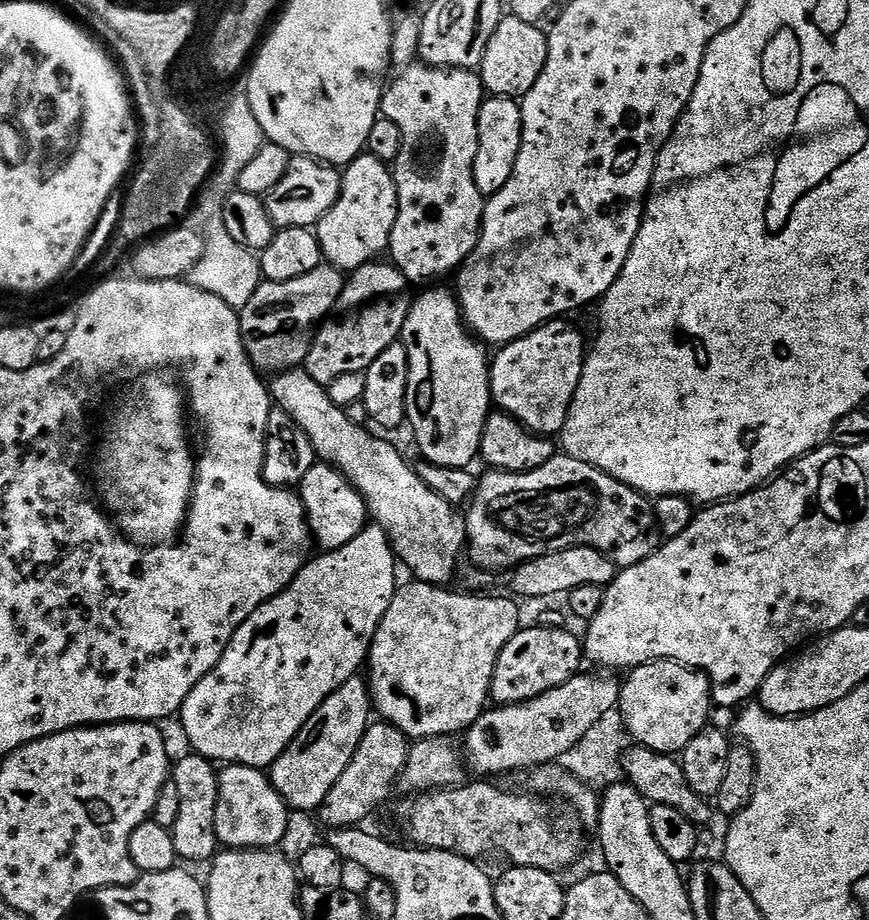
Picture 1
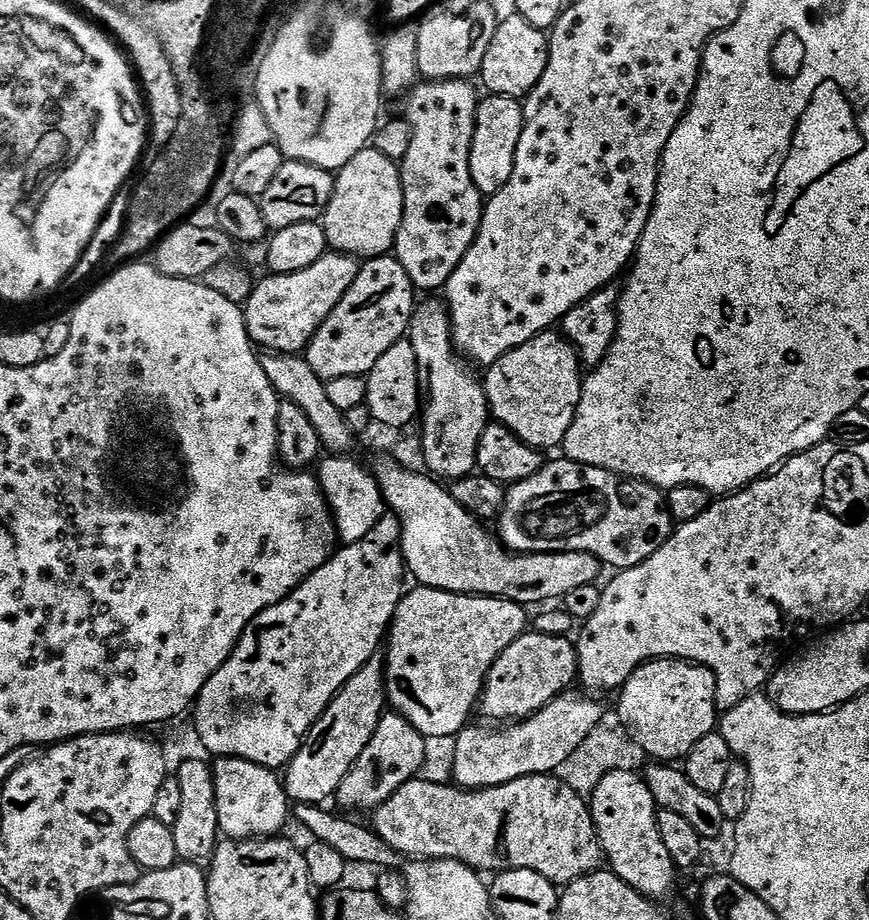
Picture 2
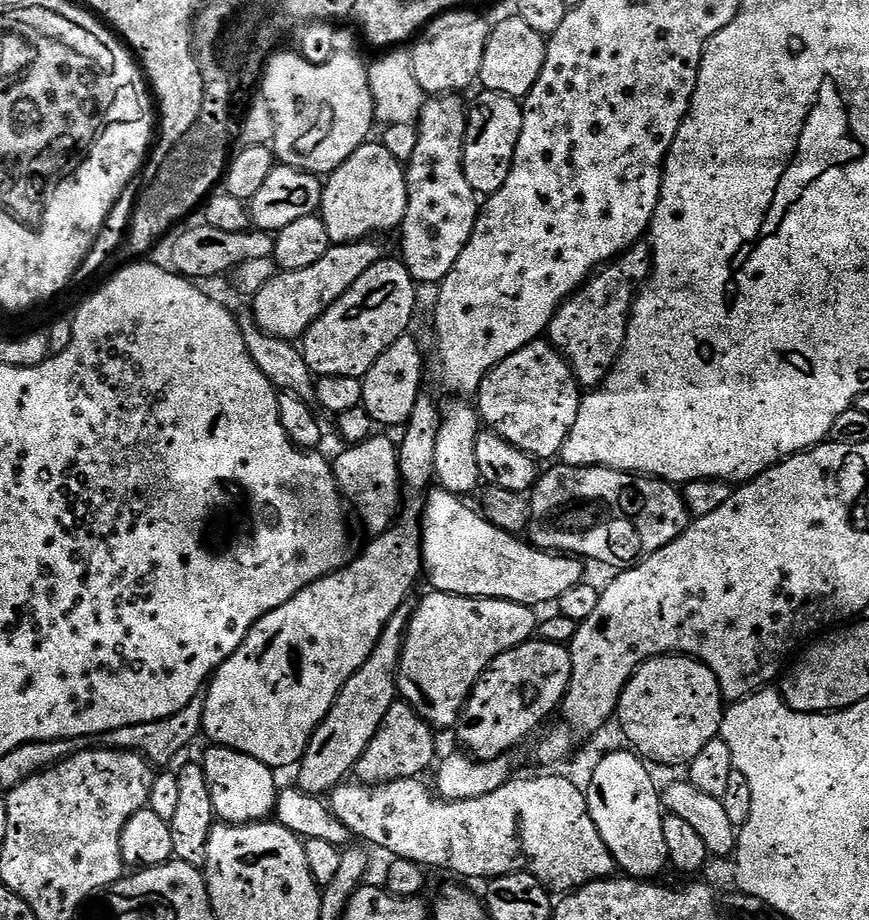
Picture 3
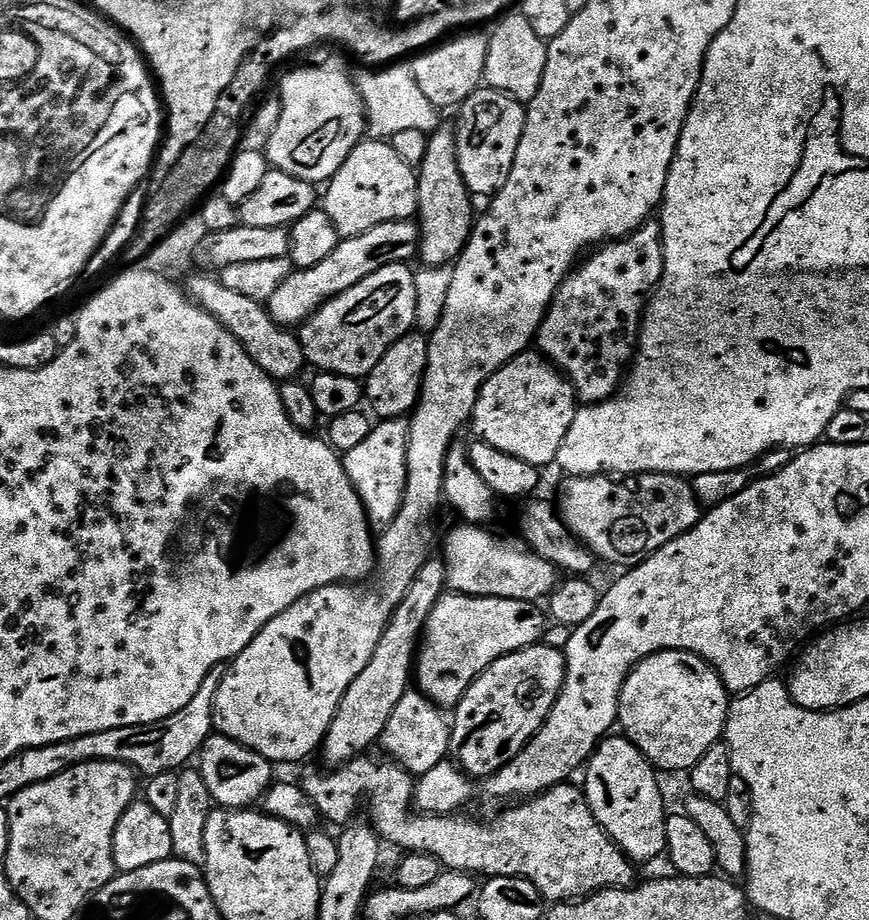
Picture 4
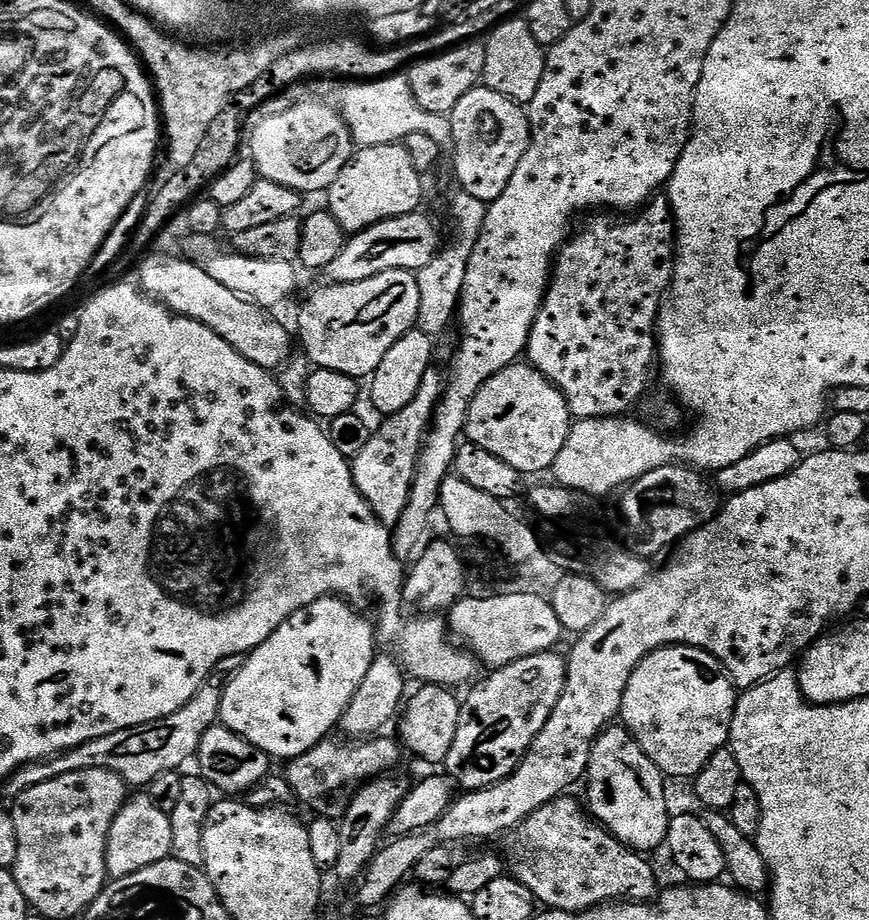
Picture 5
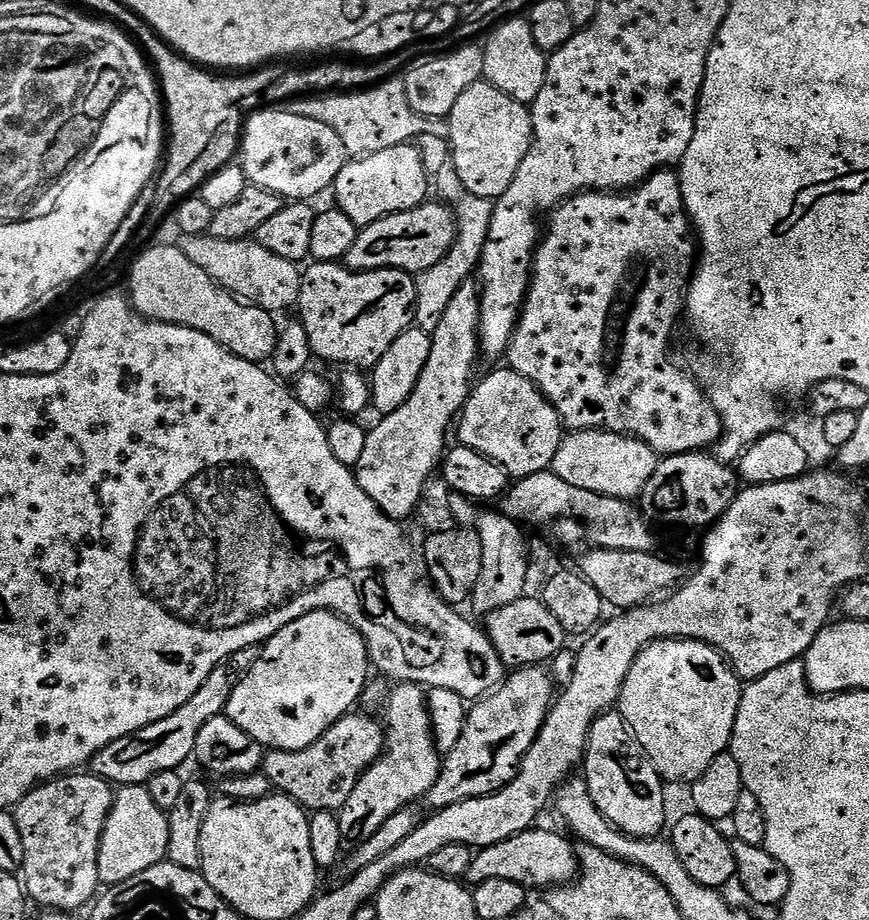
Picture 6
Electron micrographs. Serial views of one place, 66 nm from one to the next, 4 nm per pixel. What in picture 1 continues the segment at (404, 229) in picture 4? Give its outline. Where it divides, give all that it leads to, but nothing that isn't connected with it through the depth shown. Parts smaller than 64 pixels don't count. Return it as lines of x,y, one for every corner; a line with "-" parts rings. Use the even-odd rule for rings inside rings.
324,262
310,274
302,274
302,278
290,278
290,282
261,282
254,290
254,298
238,312
244,349
252,365
264,374
301,367
308,359
320,325
332,315
345,279
339,268

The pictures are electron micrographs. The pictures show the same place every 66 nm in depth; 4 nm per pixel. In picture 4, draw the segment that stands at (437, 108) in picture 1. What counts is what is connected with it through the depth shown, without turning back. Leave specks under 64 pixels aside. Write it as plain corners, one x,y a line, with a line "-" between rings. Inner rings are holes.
441,126
431,133
426,146
426,158
422,158
416,177
418,182
418,223
420,225
419,259
432,268
451,265
460,256
472,237
473,197
458,170
456,157
456,133
451,127

